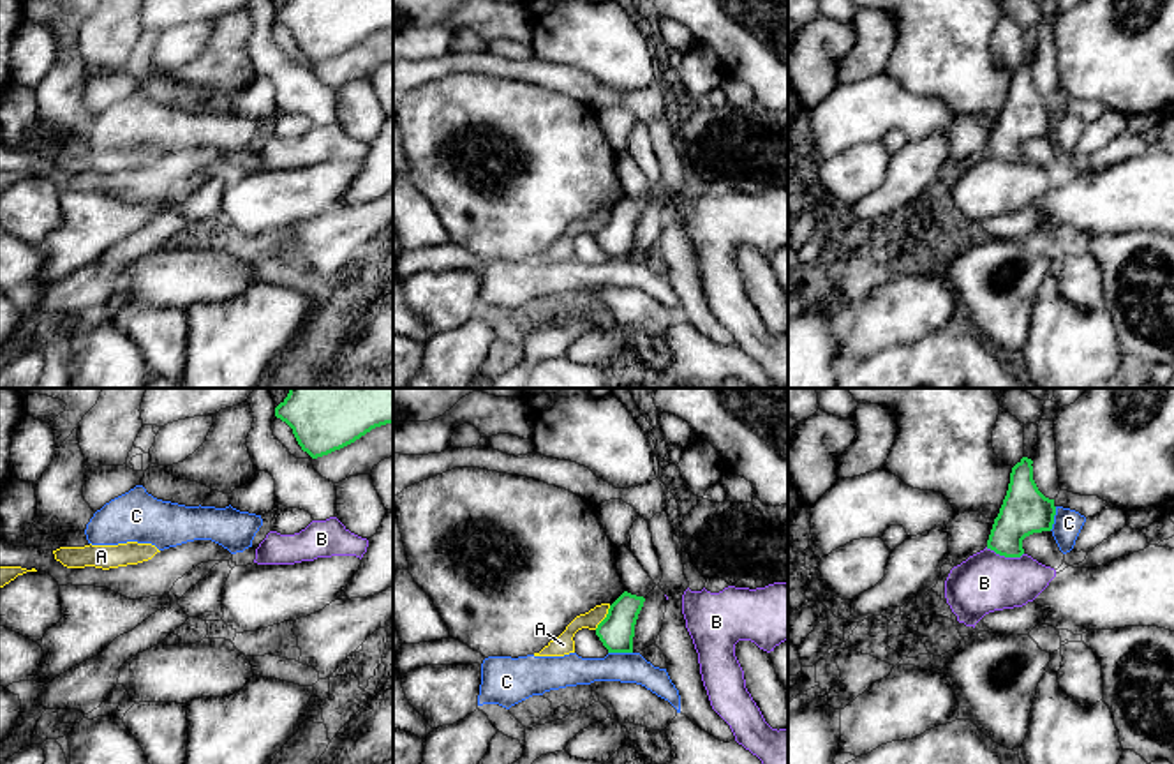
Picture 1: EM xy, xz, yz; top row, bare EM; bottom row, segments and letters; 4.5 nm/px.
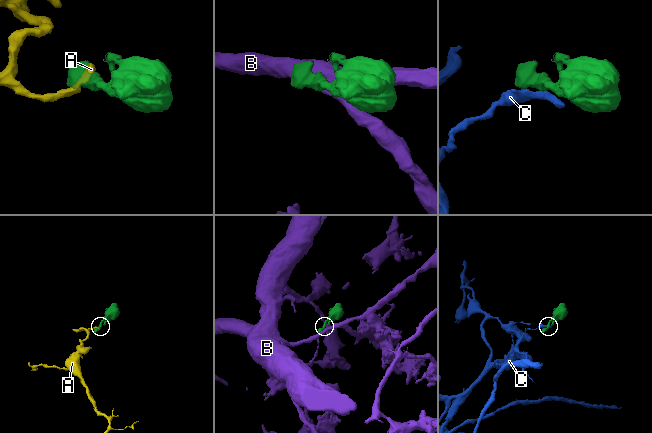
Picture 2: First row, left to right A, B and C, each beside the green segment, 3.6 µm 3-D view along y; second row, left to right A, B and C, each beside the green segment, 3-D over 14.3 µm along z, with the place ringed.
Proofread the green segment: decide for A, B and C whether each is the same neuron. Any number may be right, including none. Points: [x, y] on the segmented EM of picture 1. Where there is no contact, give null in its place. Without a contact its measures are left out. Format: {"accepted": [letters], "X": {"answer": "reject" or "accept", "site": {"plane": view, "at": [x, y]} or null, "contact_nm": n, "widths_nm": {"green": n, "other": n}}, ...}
{"accepted": [], "A": {"answer": "reject", "site": {"plane": "xz", "at": [605, 618]}, "contact_nm": 130, "widths_nm": {"green": 160, "other": 90}}, "B": {"answer": "reject", "site": {"plane": "yz", "at": [1005, 556]}, "contact_nm": 180, "widths_nm": {"green": 220, "other": 280}}, "C": {"answer": "reject", "site": {"plane": "xz", "at": [621, 651]}, "contact_nm": 110, "widths_nm": {"green": 160, "other": 140}}}

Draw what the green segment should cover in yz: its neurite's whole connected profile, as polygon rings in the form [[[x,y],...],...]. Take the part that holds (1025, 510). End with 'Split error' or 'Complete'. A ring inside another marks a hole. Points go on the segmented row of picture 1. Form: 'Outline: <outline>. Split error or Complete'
Outline: [[[1022,457],[1012,468],[1007,496],[987,540],[987,549],[1005,558],[1021,558],[1022,540],[1051,531],[1054,524],[1054,499],[1038,491],[1031,464],[1031,459]]]. Complete

